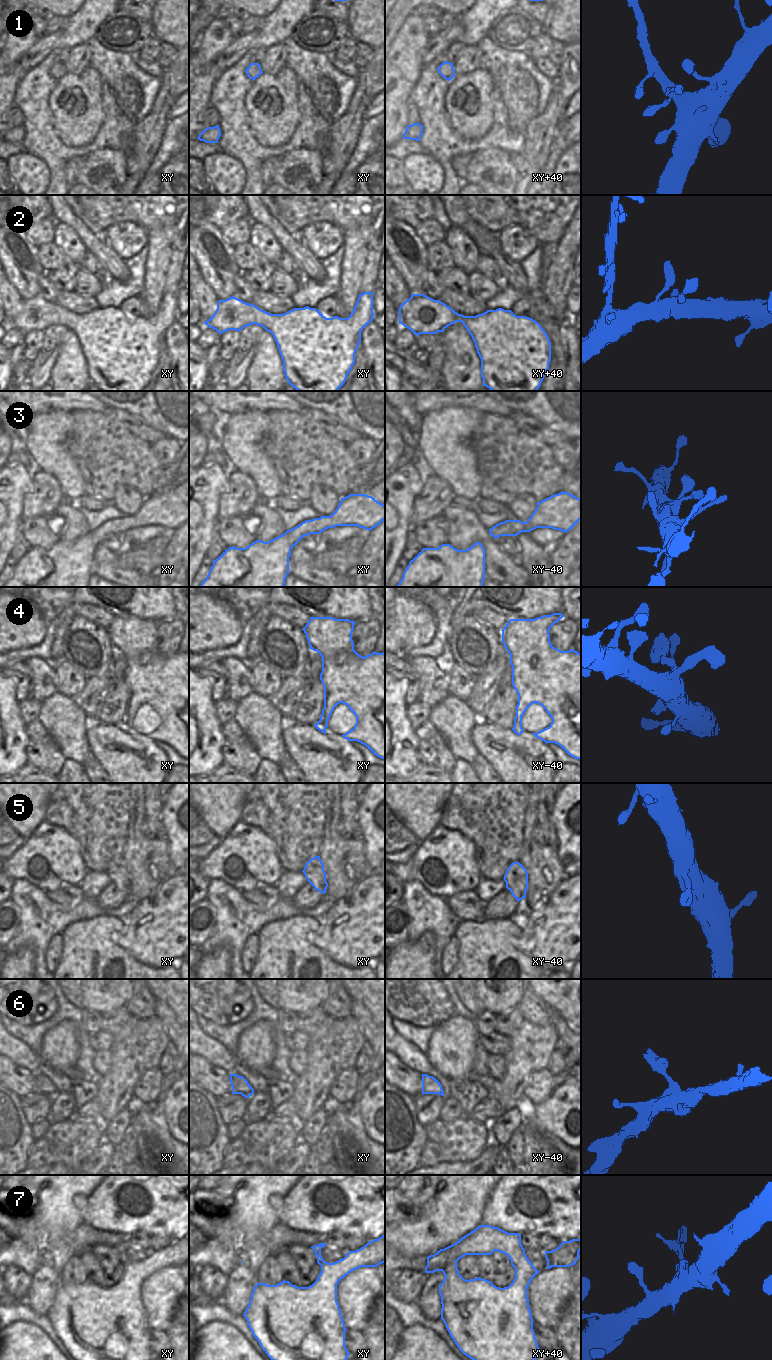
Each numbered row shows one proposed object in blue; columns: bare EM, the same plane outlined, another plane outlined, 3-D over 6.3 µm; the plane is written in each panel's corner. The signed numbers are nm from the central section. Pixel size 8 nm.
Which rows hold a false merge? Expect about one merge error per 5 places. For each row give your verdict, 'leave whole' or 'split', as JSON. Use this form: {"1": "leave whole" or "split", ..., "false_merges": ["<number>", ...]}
{"1": "leave whole", "2": "leave whole", "3": "leave whole", "4": "leave whole", "5": "leave whole", "6": "leave whole", "7": "split", "false_merges": ["7"]}

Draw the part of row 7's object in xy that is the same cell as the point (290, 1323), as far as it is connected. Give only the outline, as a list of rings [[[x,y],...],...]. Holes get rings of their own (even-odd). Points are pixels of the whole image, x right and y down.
[[[320,1243],[318,1245],[314,1245],[311,1248],[315,1252],[315,1256],[317,1258],[317,1263],[321,1266],[321,1272],[317,1278],[317,1280],[308,1287],[298,1287],[296,1285],[292,1285],[289,1281],[283,1280],[282,1282],[276,1285],[268,1285],[266,1283],[257,1283],[253,1288],[253,1292],[251,1294],[251,1298],[249,1300],[249,1304],[243,1314],[245,1319],[247,1320],[247,1324],[255,1337],[255,1339],[259,1342],[263,1351],[267,1354],[267,1356],[271,1360],[347,1360],[349,1356],[349,1352],[345,1346],[345,1324],[343,1322],[343,1316],[341,1314],[341,1310],[339,1308],[339,1304],[337,1302],[337,1284],[349,1274],[347,1269],[345,1268],[346,1264],[343,1262],[343,1259],[340,1259],[334,1263],[328,1263],[323,1260],[321,1256],[321,1248],[327,1245],[326,1243]]]

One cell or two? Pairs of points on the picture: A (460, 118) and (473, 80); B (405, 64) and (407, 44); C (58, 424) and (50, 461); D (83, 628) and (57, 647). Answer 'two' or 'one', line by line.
A: one
B: one
C: one
D: two

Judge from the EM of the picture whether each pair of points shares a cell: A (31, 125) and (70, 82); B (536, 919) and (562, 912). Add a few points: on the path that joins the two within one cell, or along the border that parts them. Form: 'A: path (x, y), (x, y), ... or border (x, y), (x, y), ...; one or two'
A: border (56, 84), (49, 96), (53, 129); two
B: path (542, 919), (556, 918); one

